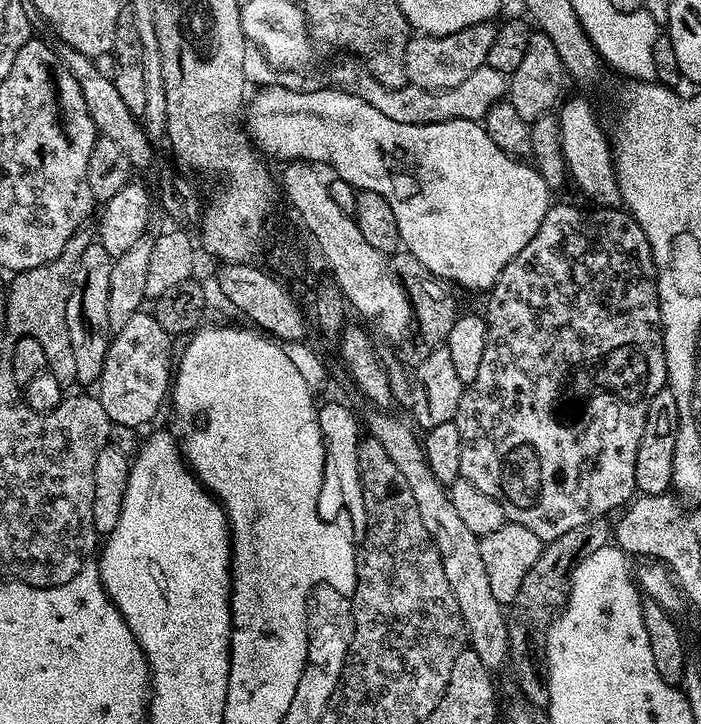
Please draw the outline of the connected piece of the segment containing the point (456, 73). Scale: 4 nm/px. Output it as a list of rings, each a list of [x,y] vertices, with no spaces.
[[[490,22],[476,24],[443,37],[431,37],[427,34],[411,37],[404,55],[404,69],[409,85],[424,91],[453,89],[467,80],[474,70],[487,63],[490,47],[496,37],[497,27]]]

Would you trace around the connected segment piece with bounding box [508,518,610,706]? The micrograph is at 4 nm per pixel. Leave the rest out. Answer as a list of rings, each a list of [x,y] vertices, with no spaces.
[[[601,518],[598,520],[591,520],[582,526],[578,526],[574,530],[570,530],[566,534],[562,534],[562,538],[549,543],[544,551],[540,553],[538,562],[534,564],[530,570],[530,574],[526,574],[526,582],[522,582],[522,590],[518,590],[516,595],[516,603],[514,611],[516,611],[516,624],[514,620],[514,627],[508,633],[508,642],[510,645],[510,660],[516,668],[520,671],[520,688],[524,691],[524,696],[529,705],[540,706],[547,701],[548,686],[543,675],[536,673],[536,660],[532,657],[532,639],[535,638],[536,632],[543,633],[546,626],[551,625],[554,620],[554,615],[560,607],[563,607],[566,602],[566,597],[570,591],[570,573],[577,560],[581,556],[605,547],[610,540],[610,524],[607,519]]]

